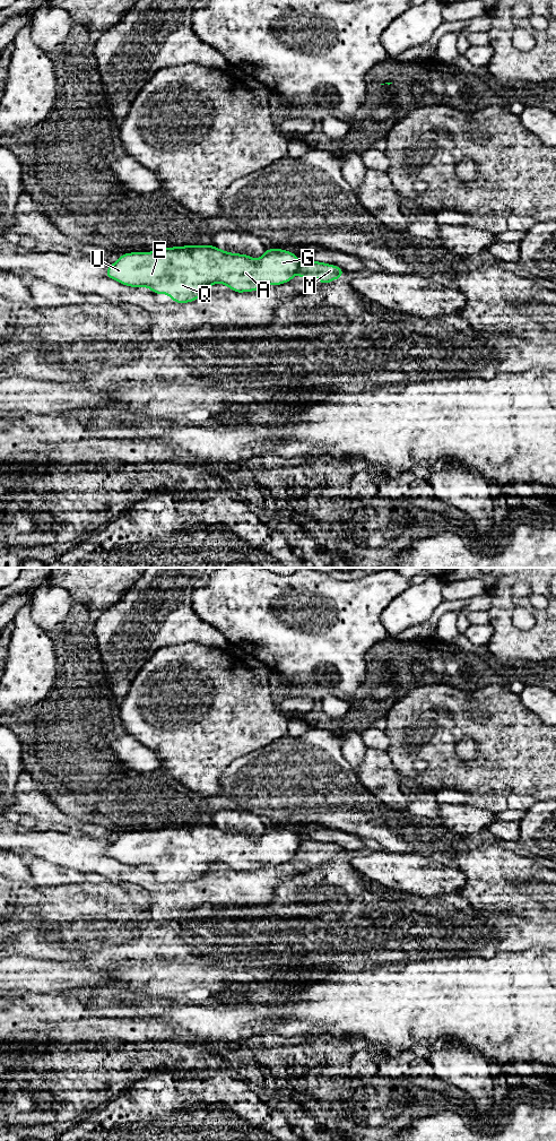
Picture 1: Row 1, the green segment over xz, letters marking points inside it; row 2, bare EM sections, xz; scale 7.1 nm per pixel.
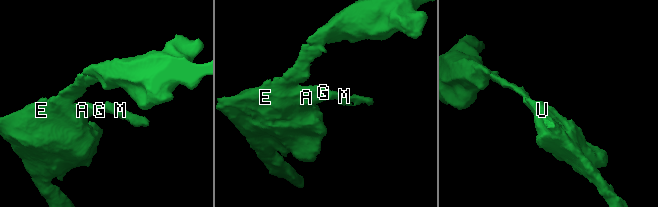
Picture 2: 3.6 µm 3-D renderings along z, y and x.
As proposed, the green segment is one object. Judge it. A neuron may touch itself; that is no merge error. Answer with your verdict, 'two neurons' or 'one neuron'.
two neurons

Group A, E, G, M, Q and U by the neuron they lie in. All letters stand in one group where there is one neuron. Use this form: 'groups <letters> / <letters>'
groups A E G Q U / M

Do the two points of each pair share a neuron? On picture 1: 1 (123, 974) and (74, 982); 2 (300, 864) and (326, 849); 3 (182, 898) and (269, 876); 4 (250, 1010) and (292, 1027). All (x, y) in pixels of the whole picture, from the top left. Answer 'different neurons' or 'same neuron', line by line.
1: different neurons
2: same neuron
3: same neuron
4: same neuron

